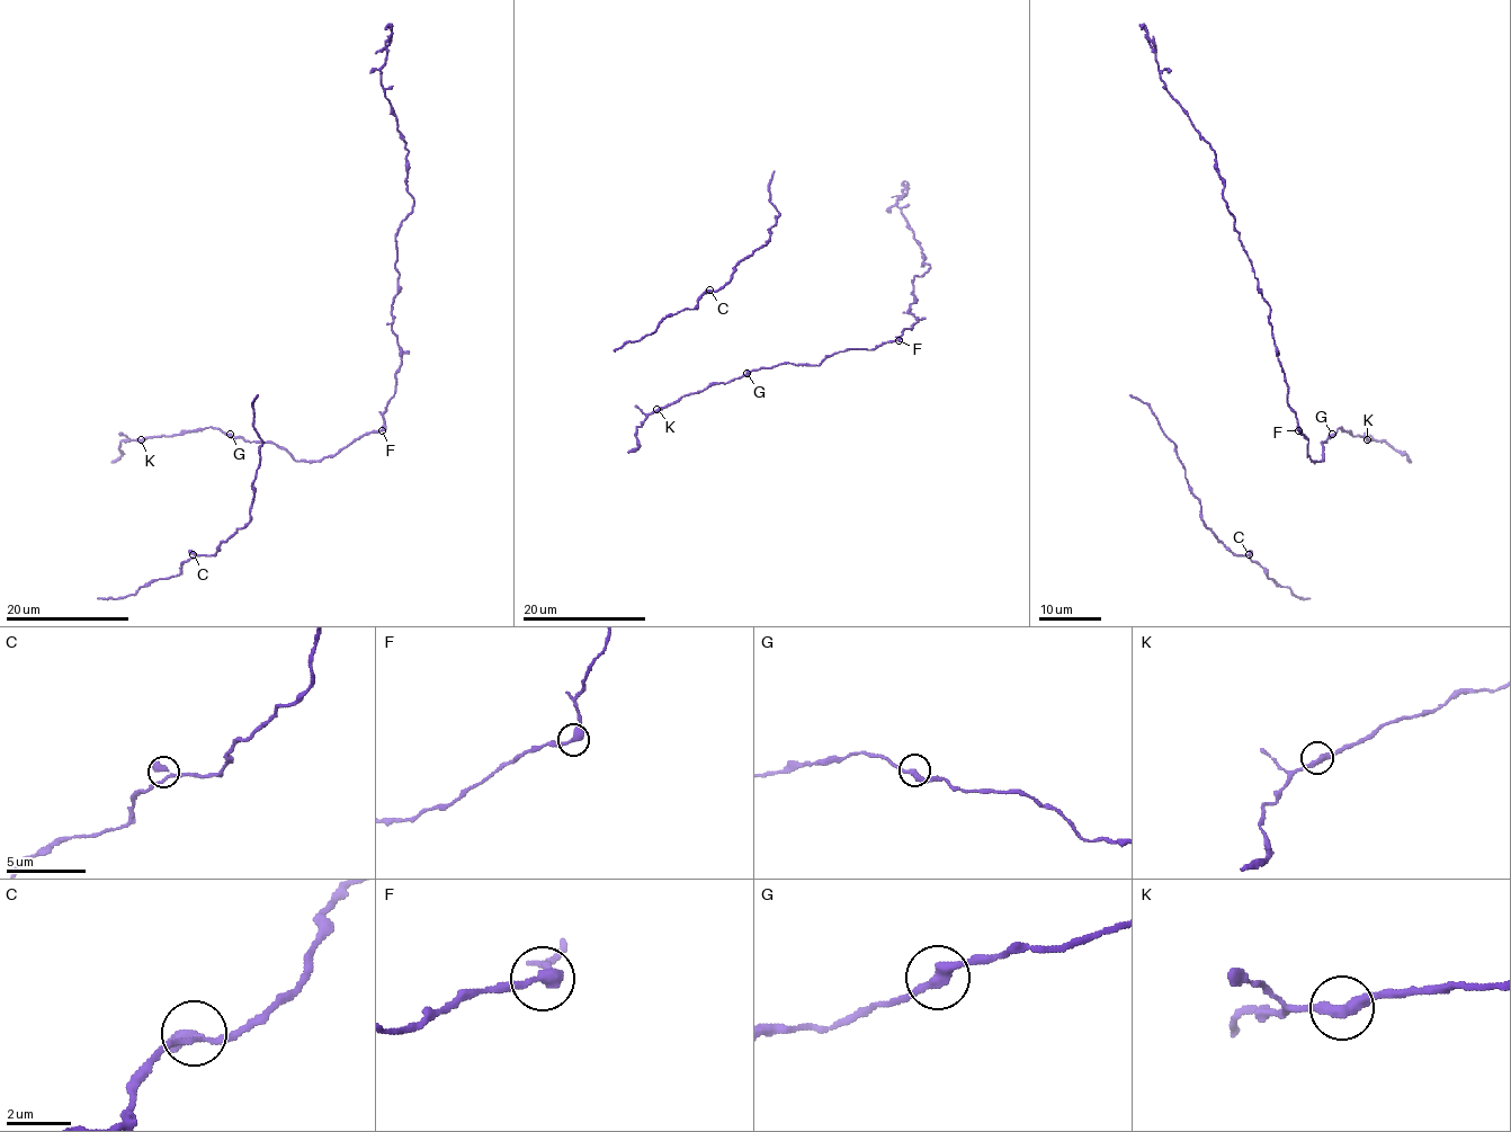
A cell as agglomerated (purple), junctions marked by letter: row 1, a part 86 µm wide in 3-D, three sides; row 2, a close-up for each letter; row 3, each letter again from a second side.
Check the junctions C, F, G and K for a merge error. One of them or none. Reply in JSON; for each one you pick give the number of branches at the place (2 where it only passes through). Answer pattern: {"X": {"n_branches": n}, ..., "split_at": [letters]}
{"F": {"n_branches": 2}, "split_at": ["F"]}

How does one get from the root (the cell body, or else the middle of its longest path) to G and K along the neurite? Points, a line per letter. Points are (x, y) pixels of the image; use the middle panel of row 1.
G: (900, 338), (872, 350), (847, 348), (833, 354), (819, 365), (780, 363), (747, 373)
K: (900, 338), (872, 350), (833, 354), (819, 365), (780, 363), (748, 371), (656, 409)

